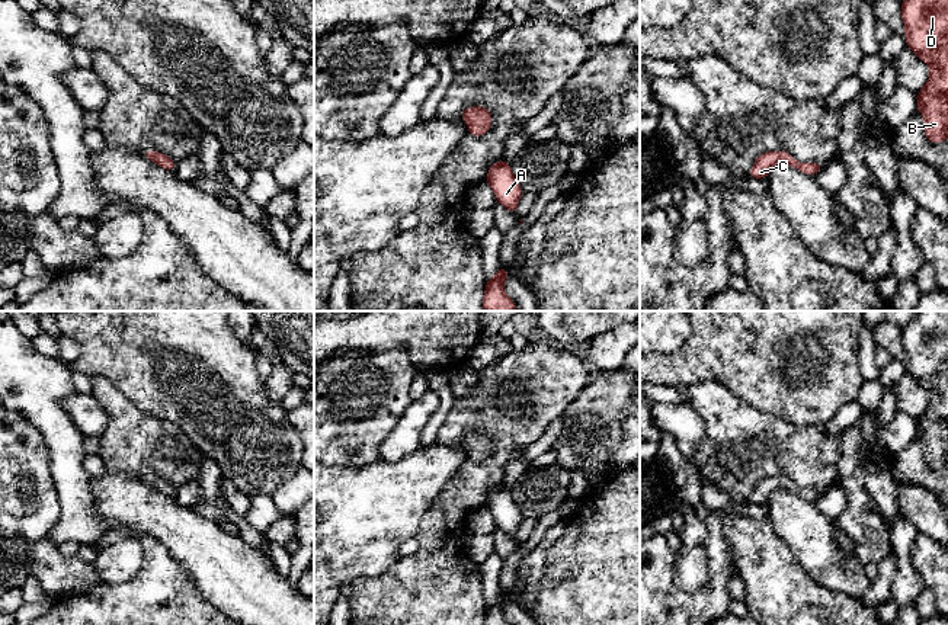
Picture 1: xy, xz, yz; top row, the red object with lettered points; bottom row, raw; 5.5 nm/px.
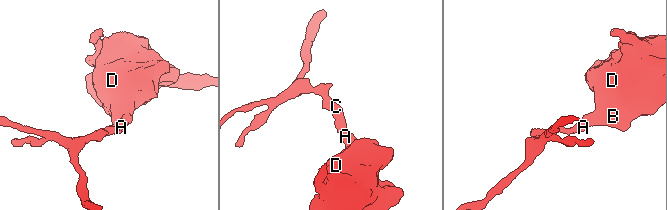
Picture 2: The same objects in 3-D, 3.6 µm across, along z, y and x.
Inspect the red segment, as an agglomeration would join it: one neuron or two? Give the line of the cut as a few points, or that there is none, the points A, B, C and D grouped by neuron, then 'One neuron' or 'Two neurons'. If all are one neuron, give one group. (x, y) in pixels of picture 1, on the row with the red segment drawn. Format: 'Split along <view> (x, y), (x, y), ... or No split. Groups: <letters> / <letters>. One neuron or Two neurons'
No split. Groups: A B C D. One neuron

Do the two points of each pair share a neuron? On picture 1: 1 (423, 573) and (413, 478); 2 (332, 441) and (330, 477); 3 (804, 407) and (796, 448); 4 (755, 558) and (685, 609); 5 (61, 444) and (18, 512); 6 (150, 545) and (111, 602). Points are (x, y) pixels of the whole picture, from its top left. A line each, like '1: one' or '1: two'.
1: two
2: two
3: two
4: two
5: two
6: one

